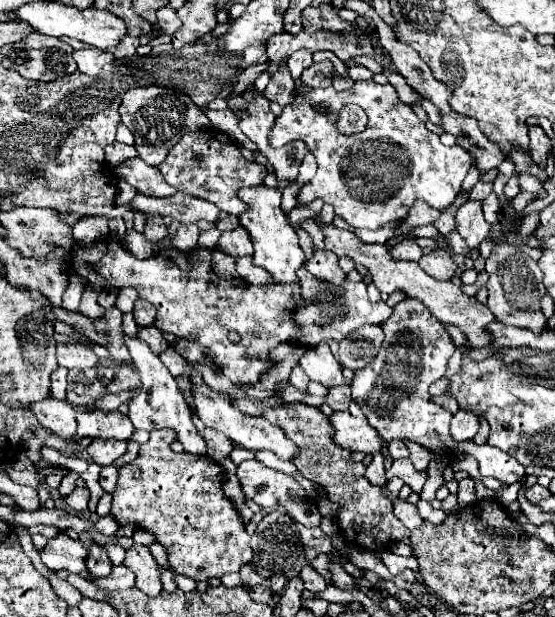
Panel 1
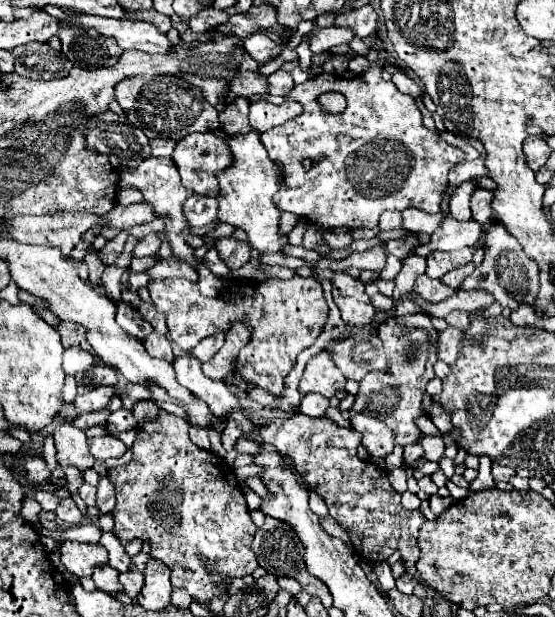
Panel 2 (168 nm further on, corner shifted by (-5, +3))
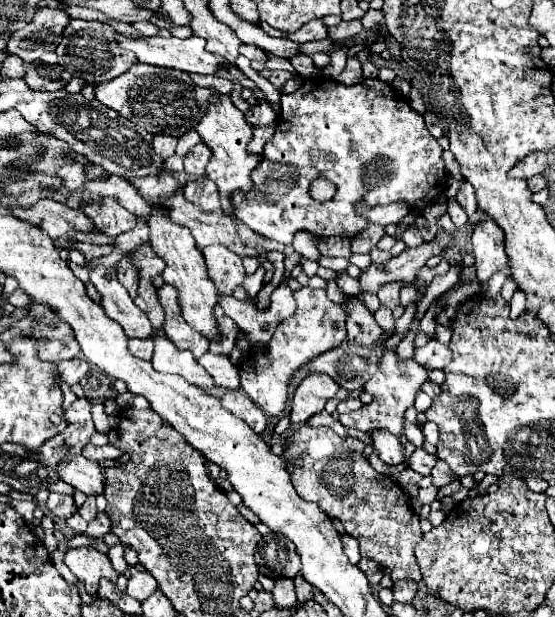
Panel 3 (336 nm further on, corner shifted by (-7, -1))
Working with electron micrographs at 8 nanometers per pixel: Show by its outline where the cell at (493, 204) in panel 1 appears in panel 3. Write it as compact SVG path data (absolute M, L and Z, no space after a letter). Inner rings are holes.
M462 181L456 197L454 197L468 215L474 215L476 209L478 209L478 203L476 203L476 195L474 195L474 187L468 183L468 181Z

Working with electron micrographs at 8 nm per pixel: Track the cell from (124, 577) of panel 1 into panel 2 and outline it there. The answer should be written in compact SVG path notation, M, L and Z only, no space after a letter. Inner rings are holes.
M140 571L120 573L118 579L120 579L122 587L124 587L124 593L126 593L128 597L132 597L132 599L140 593L140 589L142 589L142 585L144 585L144 575L142 575Z

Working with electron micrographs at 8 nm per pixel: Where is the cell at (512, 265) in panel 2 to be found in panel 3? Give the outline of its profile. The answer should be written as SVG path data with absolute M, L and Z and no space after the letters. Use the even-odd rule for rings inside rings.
M478 221L472 233L472 255L476 259L476 275L480 281L486 281L494 271L504 269L508 257L504 253L504 231L492 221Z

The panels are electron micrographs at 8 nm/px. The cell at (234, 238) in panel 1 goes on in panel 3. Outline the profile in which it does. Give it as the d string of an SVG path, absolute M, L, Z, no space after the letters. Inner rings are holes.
M220 245L204 247L202 255L208 265L208 275L218 289L218 295L232 295L234 287L242 285L246 275L242 259Z

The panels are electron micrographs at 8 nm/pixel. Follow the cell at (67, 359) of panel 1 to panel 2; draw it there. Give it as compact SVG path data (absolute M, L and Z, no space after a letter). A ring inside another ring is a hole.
M66 349L62 355L62 367L68 375L88 369L92 363L94 363L94 355L84 349Z

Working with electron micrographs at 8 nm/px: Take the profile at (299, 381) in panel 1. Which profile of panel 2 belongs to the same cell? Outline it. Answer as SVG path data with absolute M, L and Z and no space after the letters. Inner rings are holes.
M306 393L302 397L302 403L300 403L300 411L306 413L306 415L324 415L328 407L328 399L320 393Z

